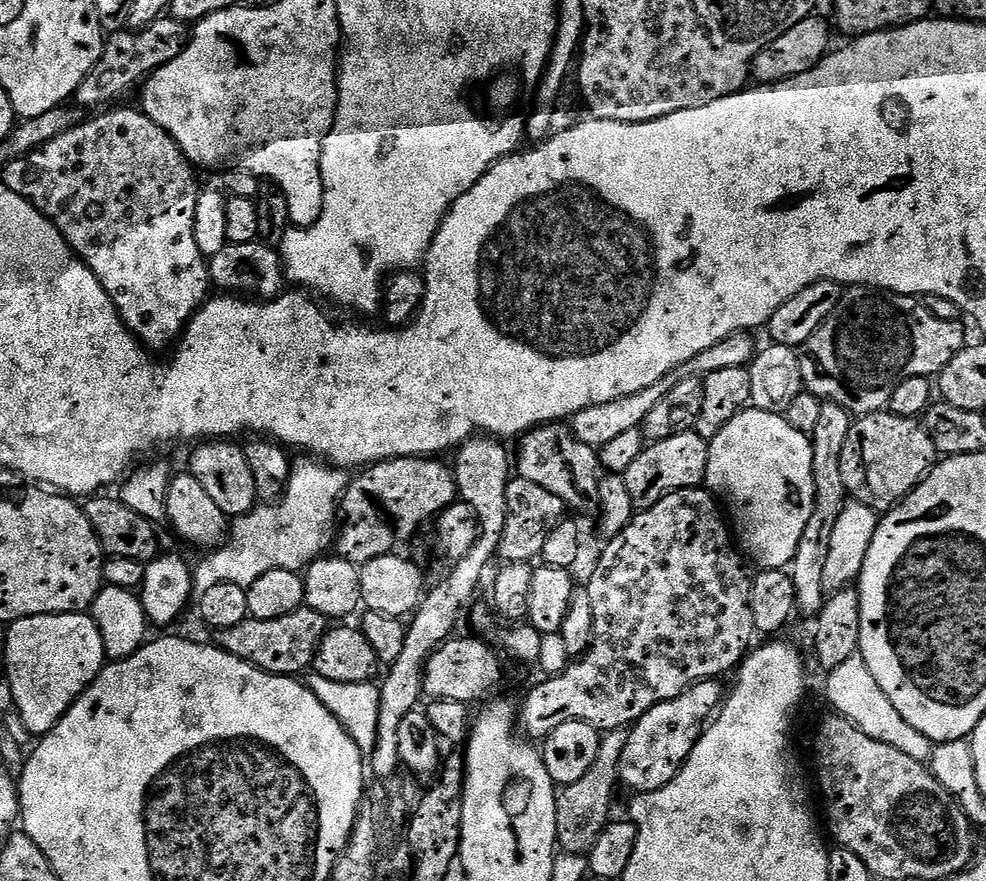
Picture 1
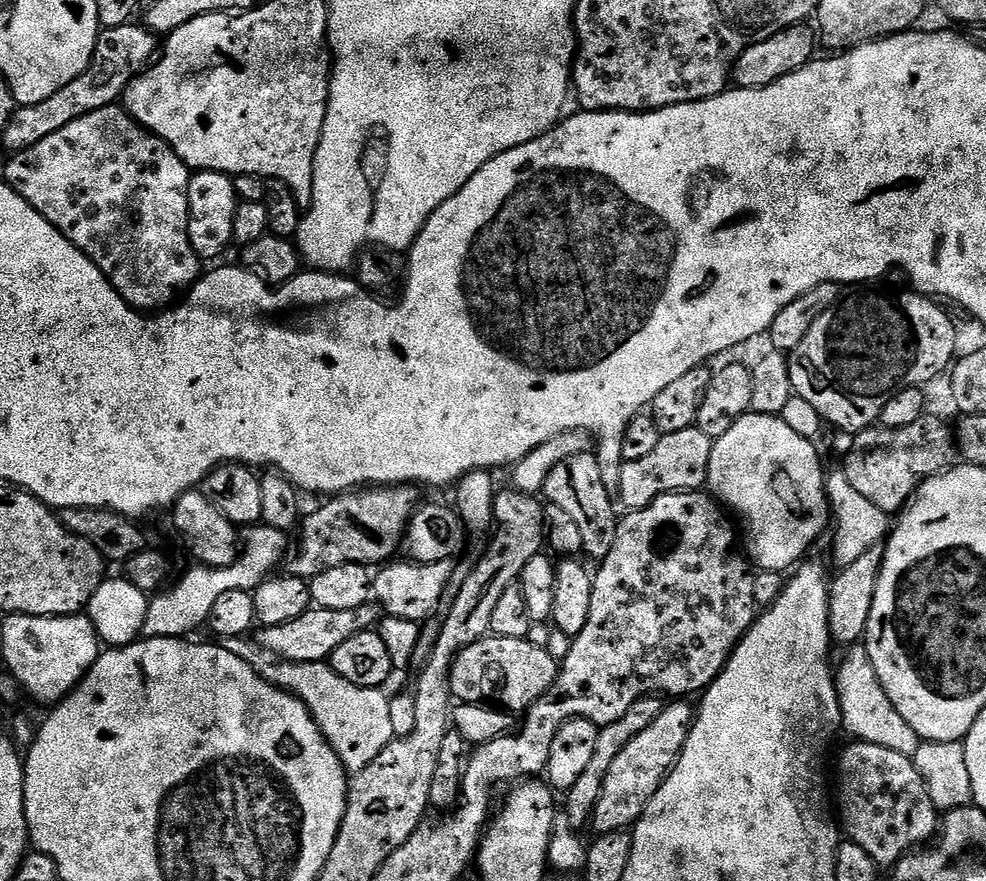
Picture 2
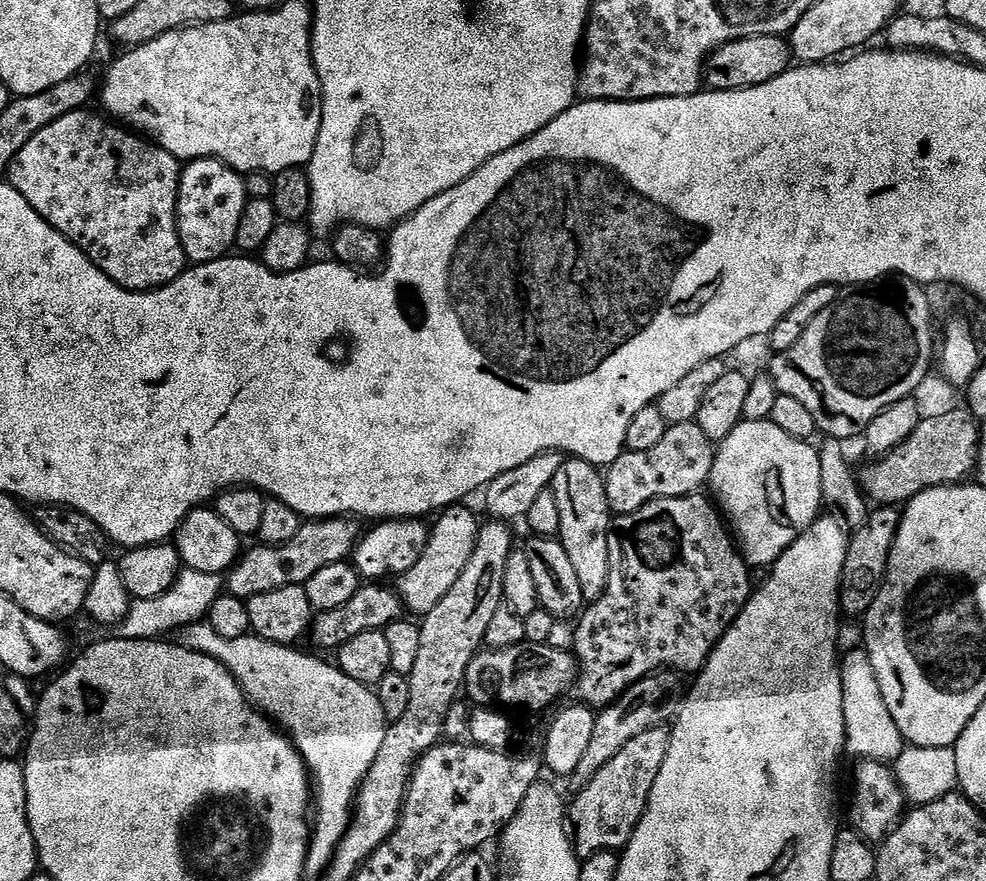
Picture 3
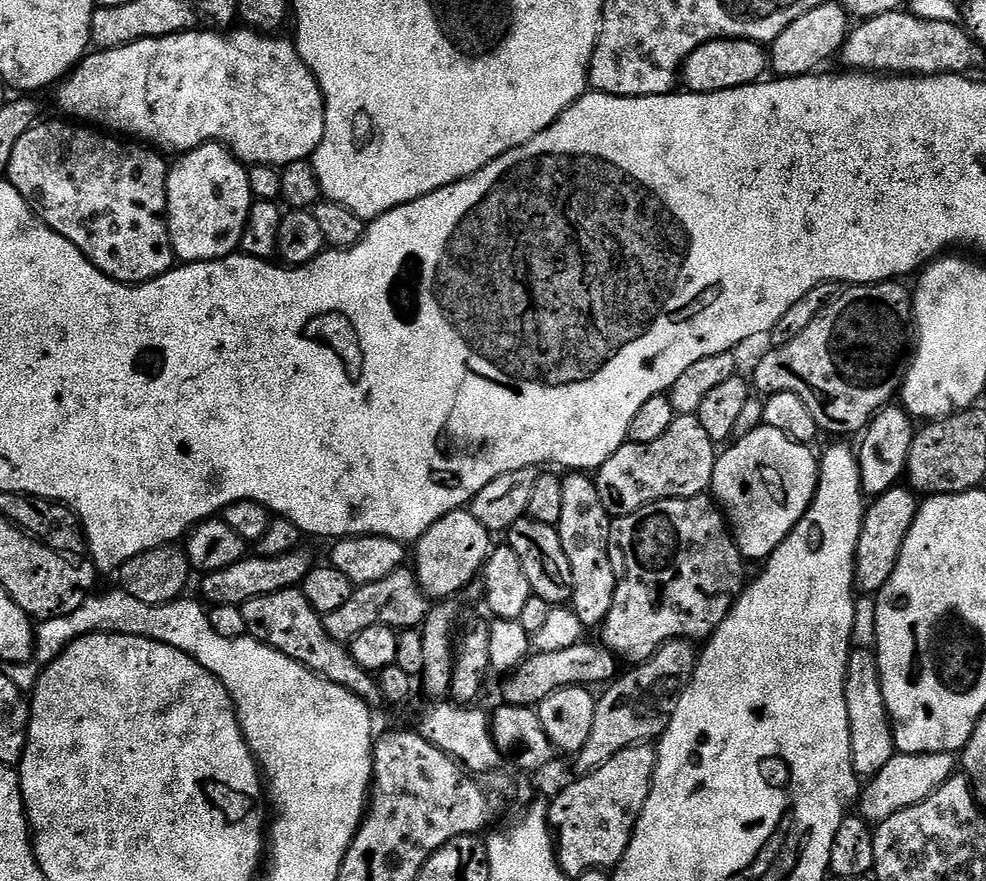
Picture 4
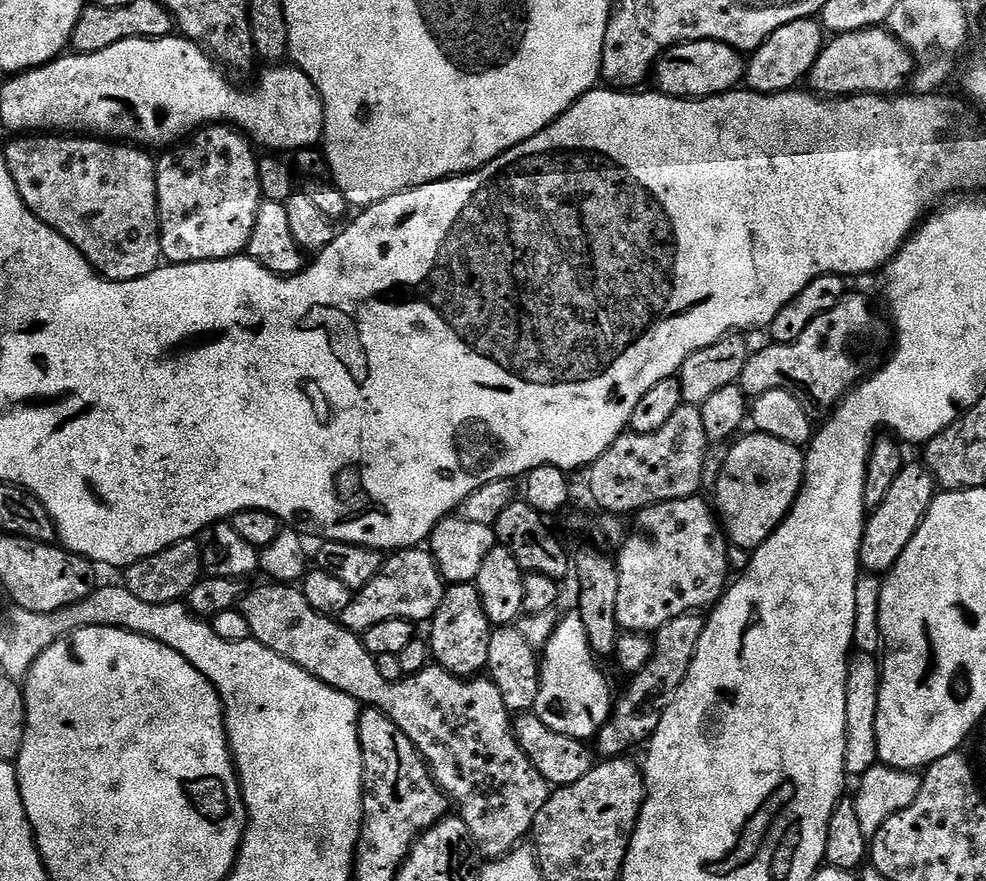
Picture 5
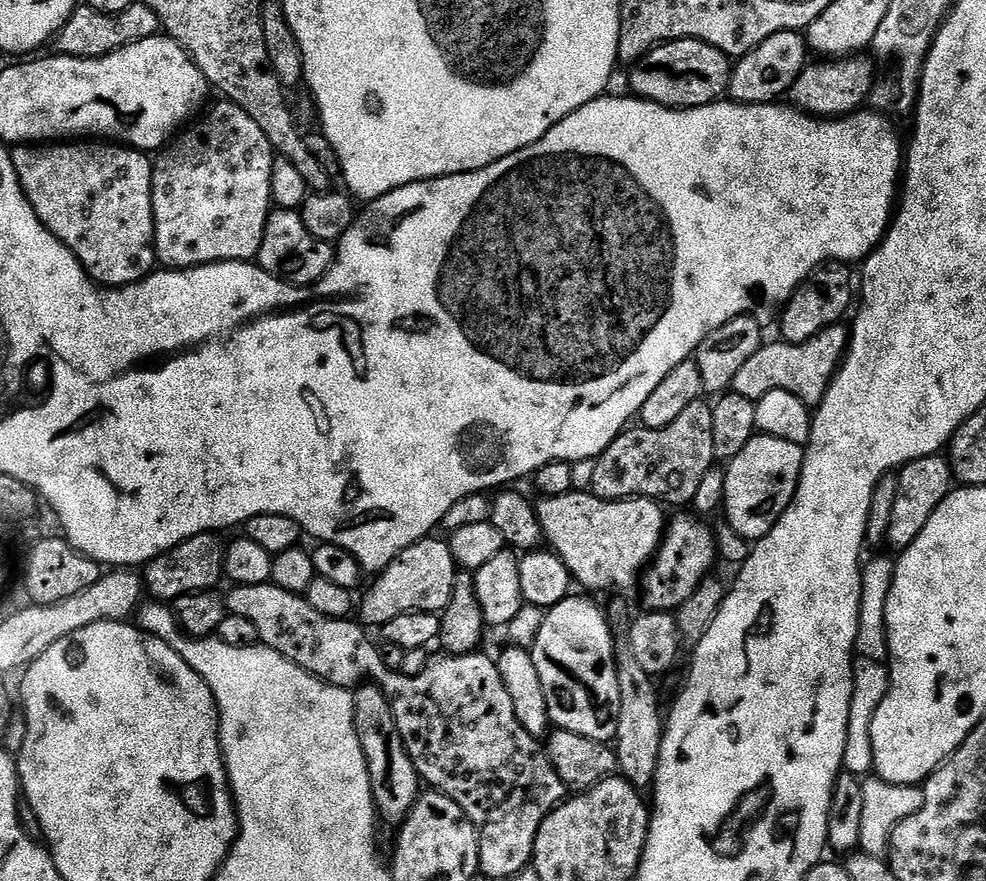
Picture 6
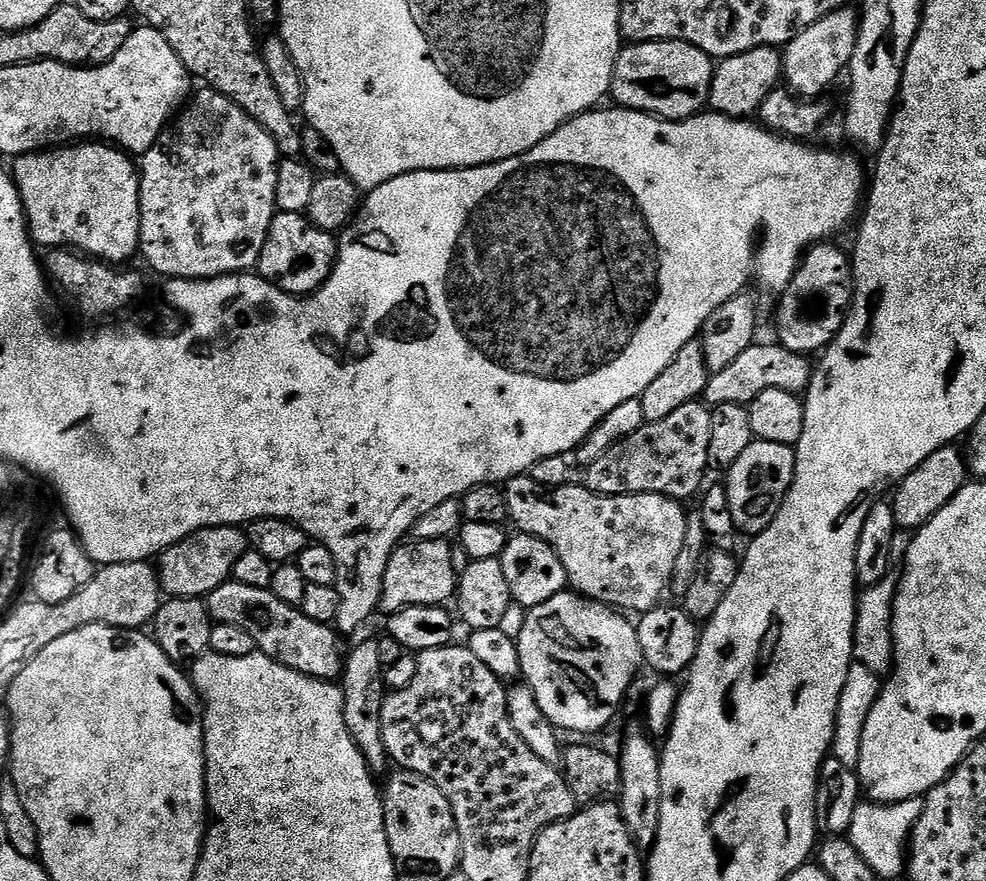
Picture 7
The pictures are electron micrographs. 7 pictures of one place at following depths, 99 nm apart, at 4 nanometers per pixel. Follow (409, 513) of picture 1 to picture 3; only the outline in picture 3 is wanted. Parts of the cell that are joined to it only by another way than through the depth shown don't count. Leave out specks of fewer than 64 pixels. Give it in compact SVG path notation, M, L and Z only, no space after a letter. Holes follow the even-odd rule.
M333 518L330 520L308 520L301 523L298 534L290 538L290 542L275 546L259 546L243 553L240 559L226 573L227 595L247 601L254 594L270 594L270 590L282 590L282 586L298 586L304 584L322 566L343 564L356 549L360 541L362 528L355 519Z

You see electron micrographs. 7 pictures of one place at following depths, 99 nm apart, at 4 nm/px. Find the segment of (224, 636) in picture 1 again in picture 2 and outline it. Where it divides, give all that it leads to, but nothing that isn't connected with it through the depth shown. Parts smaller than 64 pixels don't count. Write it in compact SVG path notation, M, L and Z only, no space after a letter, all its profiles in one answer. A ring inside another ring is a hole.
M369 602L354 610L326 610L309 606L298 618L290 618L290 622L282 622L282 626L263 626L255 633L254 640L265 652L276 657L277 661L285 660L295 664L323 664L331 657L332 651L346 638L354 638L354 634L373 631L378 624L378 608Z

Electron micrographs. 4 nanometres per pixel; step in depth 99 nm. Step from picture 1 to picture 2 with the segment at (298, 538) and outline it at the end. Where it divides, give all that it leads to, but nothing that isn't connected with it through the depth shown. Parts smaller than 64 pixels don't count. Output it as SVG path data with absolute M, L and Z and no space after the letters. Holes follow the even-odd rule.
M245 527L242 532L242 547L236 561L230 566L208 568L204 564L196 564L176 585L173 583L167 590L157 592L149 599L143 635L149 640L154 638L178 640L191 637L193 635L191 632L196 632L199 628L203 629L210 618L210 609L220 595L227 594L230 590L252 592L263 580L273 575L275 568L272 567L275 564L277 567L286 555L284 539L285 533L273 528Z

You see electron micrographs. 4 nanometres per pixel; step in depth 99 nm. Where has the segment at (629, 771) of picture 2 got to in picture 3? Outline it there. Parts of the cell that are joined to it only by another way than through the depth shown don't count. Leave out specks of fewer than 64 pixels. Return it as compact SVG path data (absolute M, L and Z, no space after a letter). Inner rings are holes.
M667 727L638 734L638 738L633 738L615 758L610 758L610 762L602 766L602 770L598 770L598 774L594 774L588 787L579 789L573 800L571 797L566 820L581 861L589 860L599 852L619 853L627 849L630 838L636 835L638 822L644 819L655 779L660 776L662 766L668 763L673 738L673 733Z

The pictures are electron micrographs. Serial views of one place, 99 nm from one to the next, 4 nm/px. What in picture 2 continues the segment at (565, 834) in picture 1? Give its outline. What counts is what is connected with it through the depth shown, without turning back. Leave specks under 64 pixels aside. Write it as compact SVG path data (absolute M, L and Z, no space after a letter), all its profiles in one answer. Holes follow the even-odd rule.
M659 695L643 696L638 698L638 702L634 702L634 706L630 706L630 710L626 710L622 718L618 718L618 722L610 722L600 728L598 743L594 746L594 754L590 758L590 763L587 764L586 770L582 770L582 778L578 778L578 782L574 782L574 786L566 790L565 796L568 797L562 800L562 812L568 815L567 823L573 829L580 830L583 824L585 827L591 821L594 806L602 794L602 782L610 770L610 762L614 762L614 758L618 758L618 754L622 754L622 750L630 746L632 739L642 730L646 730L646 726L650 726L650 722L654 722L658 714L662 714L664 705L665 701Z

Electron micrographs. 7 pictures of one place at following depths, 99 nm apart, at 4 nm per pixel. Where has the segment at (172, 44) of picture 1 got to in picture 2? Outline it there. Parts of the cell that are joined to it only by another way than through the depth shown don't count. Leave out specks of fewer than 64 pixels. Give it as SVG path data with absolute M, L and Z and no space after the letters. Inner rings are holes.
M129 22L113 28L101 28L90 62L86 70L82 70L82 74L74 78L74 82L62 86L62 90L58 90L58 94L54 94L51 98L46 98L46 102L17 107L12 113L10 122L6 122L6 128L2 133L5 153L15 154L26 150L42 142L42 138L54 134L54 130L70 126L74 118L116 104L123 97L129 82L153 63L158 52L157 33L149 30L143 23L136 23Z

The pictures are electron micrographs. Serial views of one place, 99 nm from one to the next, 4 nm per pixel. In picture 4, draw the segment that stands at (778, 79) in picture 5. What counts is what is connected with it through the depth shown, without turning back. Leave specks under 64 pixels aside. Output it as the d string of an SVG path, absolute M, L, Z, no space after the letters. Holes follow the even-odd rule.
M825 2L814 10L802 14L778 38L770 44L770 68L777 77L807 76L815 73L819 64L824 64L832 55L841 51L850 31L849 13L839 2Z

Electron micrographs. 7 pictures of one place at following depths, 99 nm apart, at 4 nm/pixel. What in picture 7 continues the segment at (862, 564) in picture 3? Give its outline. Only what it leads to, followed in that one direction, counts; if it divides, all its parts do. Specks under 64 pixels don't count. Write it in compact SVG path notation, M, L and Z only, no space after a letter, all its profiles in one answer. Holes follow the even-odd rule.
M947 444L930 454L913 472L906 474L895 485L896 497L890 500L894 518L901 529L919 530L928 523L938 510L945 508L958 493L969 483L968 461L963 451L959 452L956 444Z

